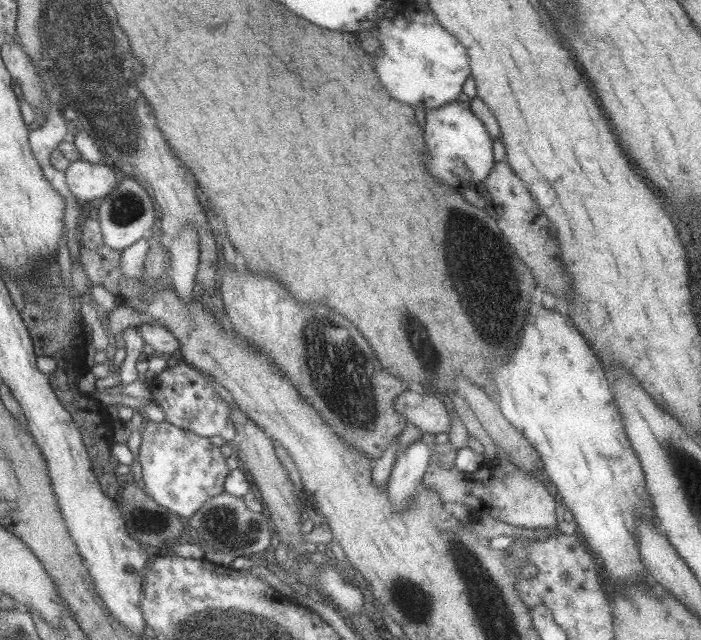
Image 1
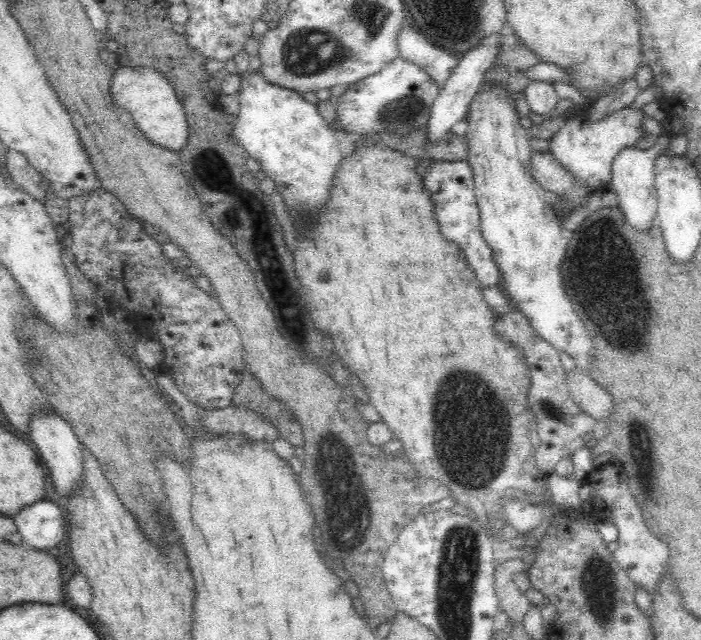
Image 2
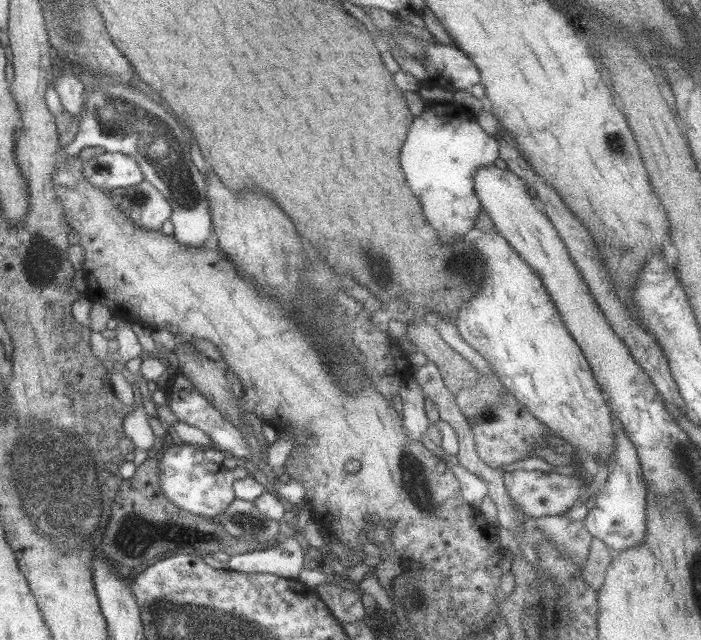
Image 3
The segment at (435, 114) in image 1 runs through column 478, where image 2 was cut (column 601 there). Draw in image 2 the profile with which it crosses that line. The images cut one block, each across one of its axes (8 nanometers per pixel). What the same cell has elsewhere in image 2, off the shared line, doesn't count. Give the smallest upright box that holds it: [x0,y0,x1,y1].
[549,106,653,190]

